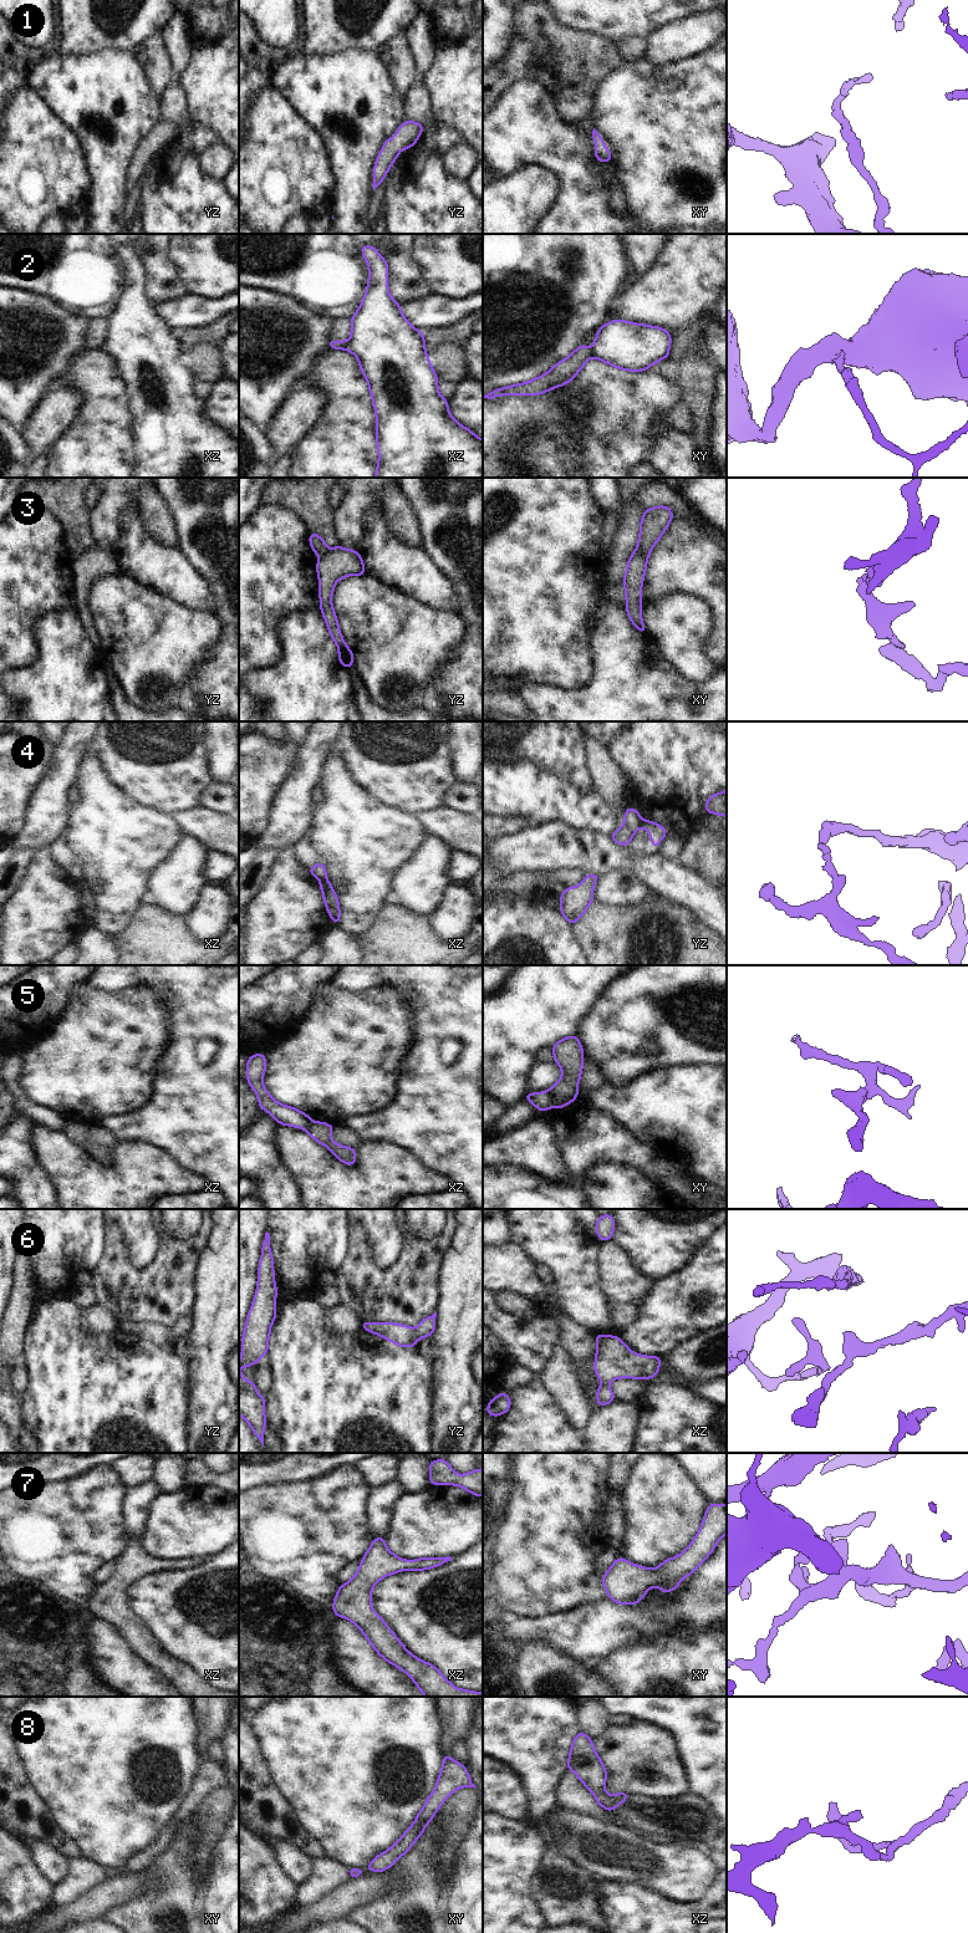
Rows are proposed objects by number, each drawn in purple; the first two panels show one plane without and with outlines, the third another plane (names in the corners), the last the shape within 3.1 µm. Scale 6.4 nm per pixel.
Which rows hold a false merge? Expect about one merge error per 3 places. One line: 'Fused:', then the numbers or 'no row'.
Fused: 2, 3, 4, 5

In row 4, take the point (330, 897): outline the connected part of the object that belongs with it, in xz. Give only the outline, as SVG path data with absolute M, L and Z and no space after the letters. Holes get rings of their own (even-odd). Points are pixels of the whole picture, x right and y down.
M319 879L320 888L323 896L325 907L333 922L333 924L338 925L341 911L338 906L337 894L332 888L332 884L327 879Z

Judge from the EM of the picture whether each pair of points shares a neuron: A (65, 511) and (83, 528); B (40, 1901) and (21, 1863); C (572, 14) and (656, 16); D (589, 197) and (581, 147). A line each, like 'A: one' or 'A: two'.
A: one
B: one
C: one
D: one

